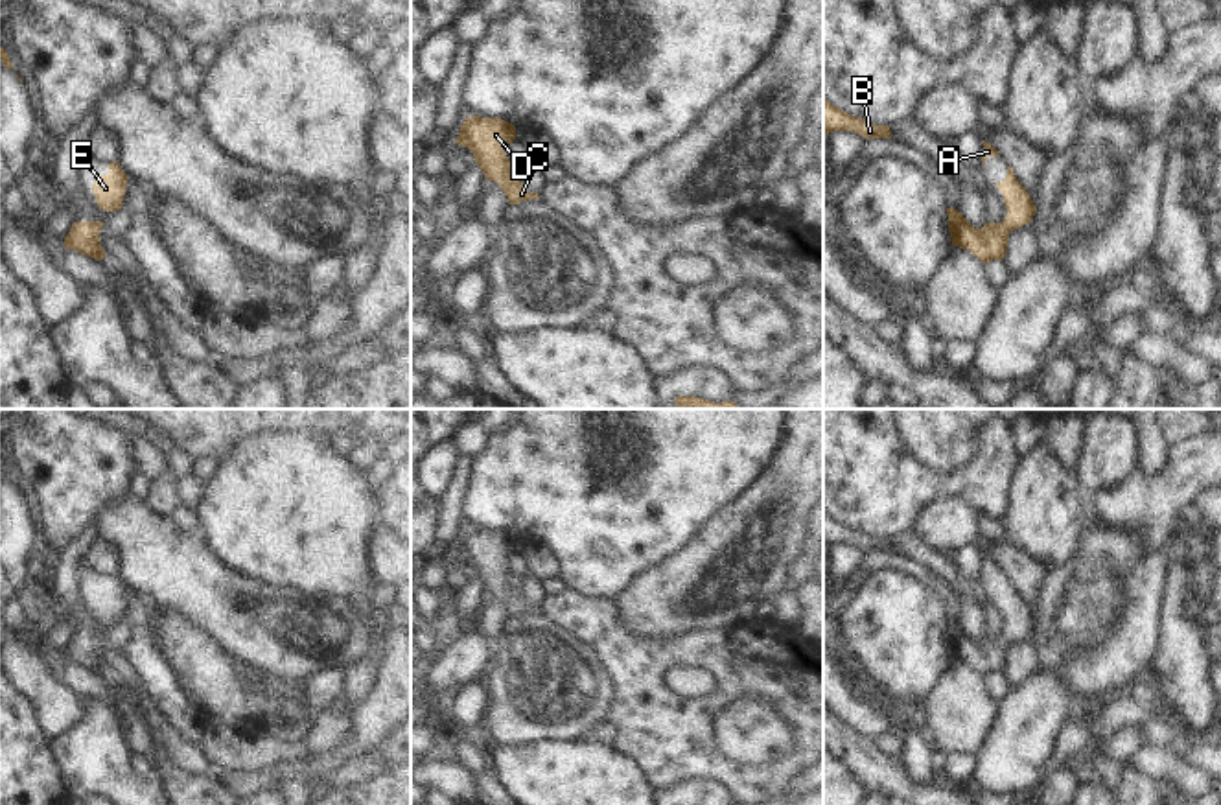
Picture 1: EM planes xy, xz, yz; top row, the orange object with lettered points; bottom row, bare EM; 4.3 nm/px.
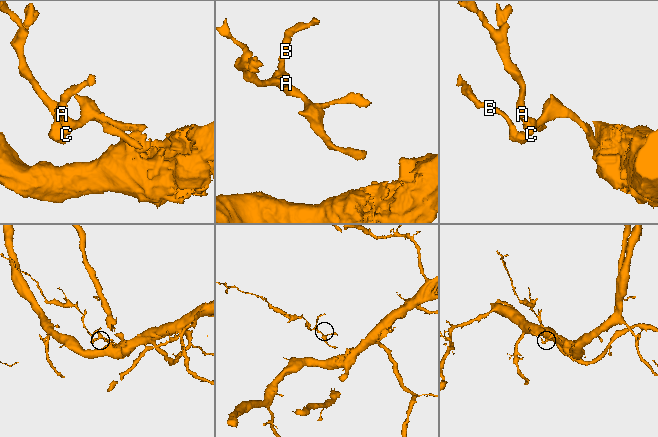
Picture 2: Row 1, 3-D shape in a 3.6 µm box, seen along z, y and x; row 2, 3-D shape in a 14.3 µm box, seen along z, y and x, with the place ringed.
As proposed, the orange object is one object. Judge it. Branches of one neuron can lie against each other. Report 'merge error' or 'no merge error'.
no merge error

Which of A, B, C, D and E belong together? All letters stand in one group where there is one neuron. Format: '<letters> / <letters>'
A B C D E

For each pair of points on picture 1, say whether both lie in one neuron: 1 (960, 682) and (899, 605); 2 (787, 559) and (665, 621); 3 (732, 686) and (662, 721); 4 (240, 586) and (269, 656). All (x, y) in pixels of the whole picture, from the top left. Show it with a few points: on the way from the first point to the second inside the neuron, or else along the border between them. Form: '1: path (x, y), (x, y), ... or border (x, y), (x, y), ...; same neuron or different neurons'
1: border (953, 658), (925, 702); different neurons
2: path (779, 509), (772, 501), (750, 503), (682, 571); same neuron
3: path (715, 704), (702, 706), (687, 721), (680, 721); same neuron
4: path (249, 603), (253, 608), (253, 636), (256, 640); same neuron

